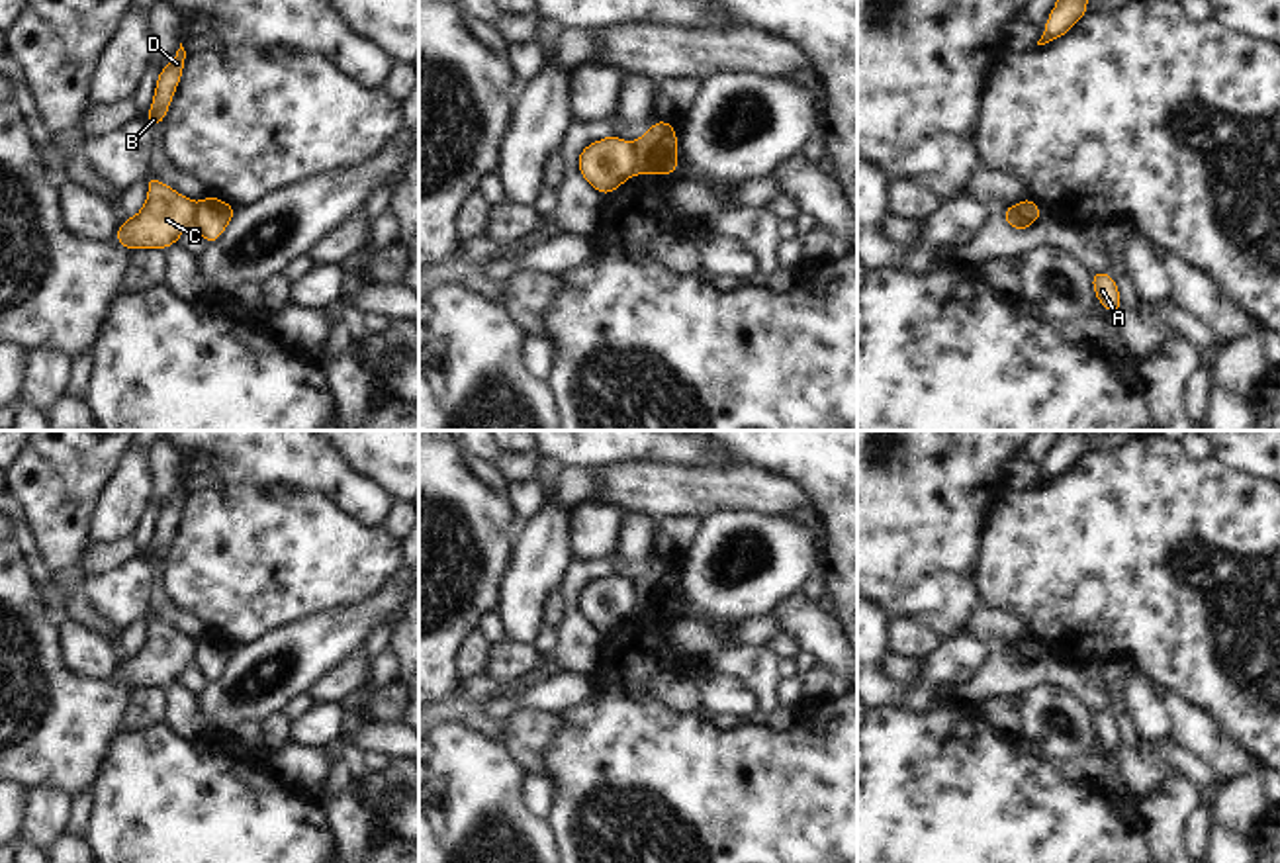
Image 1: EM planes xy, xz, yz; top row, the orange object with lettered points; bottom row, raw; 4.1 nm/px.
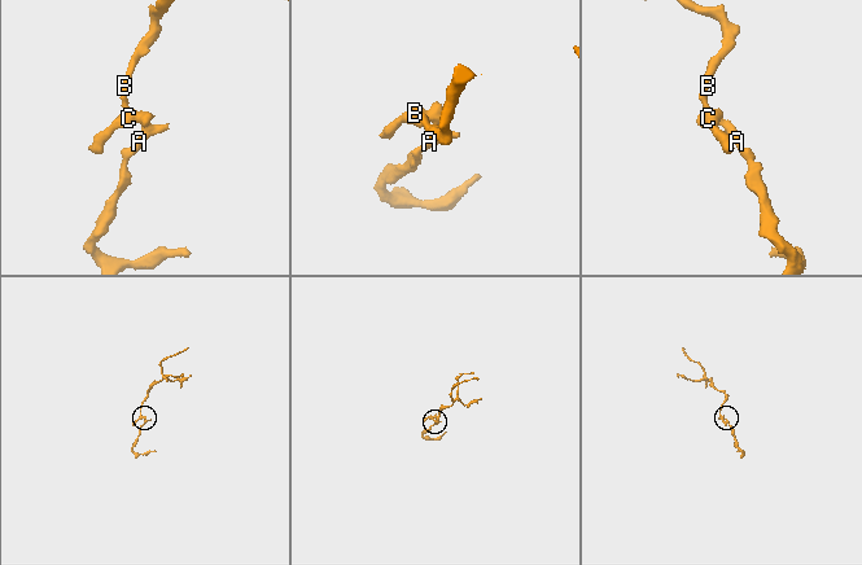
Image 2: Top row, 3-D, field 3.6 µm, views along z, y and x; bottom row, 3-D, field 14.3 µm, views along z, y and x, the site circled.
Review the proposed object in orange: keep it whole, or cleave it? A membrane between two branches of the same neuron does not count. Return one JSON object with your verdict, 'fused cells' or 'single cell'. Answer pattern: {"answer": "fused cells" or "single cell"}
{"answer": "fused cells"}

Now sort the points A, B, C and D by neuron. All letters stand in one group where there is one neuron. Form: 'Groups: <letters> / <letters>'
Groups: A / B C D

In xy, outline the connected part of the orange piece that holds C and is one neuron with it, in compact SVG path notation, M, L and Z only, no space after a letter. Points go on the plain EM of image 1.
M159 616L145 618L149 634L143 648L121 659L114 673L121 685L133 687L168 687L192 663L196 642L174 630Z

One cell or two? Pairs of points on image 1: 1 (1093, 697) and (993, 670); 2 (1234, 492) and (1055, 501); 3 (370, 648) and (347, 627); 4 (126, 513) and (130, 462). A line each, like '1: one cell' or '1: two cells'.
1: one cell
2: one cell
3: two cells
4: one cell

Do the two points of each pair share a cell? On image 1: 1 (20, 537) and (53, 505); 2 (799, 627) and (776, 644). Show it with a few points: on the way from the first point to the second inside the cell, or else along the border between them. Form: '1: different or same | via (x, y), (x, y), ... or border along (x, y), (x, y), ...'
1: different | border along (20, 507), (47, 572)
2: different | border along (781, 629), (801, 650)

